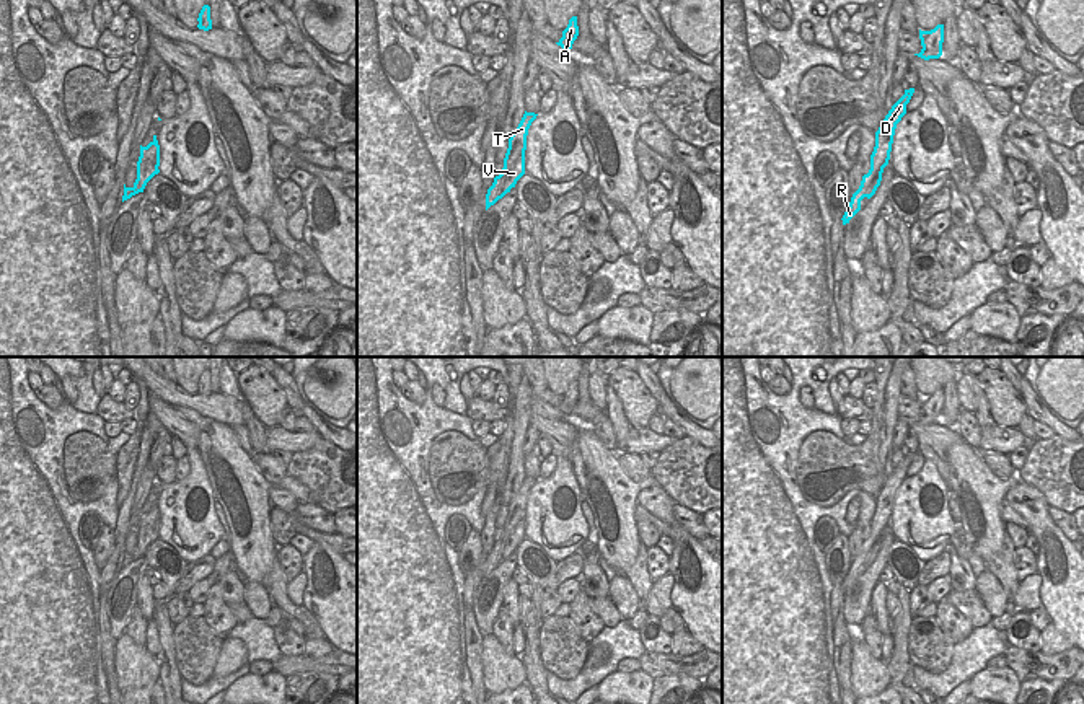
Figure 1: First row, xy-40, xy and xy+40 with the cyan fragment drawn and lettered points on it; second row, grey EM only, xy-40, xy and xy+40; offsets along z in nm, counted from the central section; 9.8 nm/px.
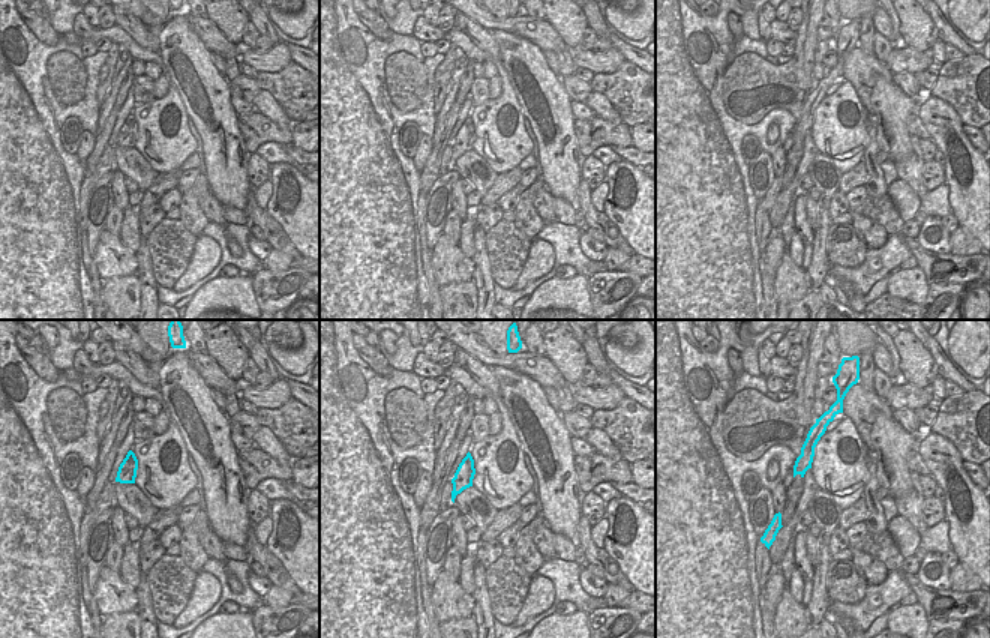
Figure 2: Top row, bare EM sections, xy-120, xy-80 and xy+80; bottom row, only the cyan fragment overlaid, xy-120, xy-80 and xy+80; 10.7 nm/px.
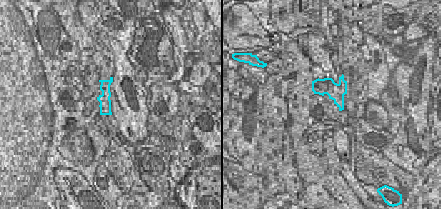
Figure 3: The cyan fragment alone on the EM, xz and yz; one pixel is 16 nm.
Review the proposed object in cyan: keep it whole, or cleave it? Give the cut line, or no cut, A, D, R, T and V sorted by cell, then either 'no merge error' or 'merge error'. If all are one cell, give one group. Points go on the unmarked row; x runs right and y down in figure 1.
cut in xy+40 along (887, 523), (864, 561); A D R T / V; merge error

